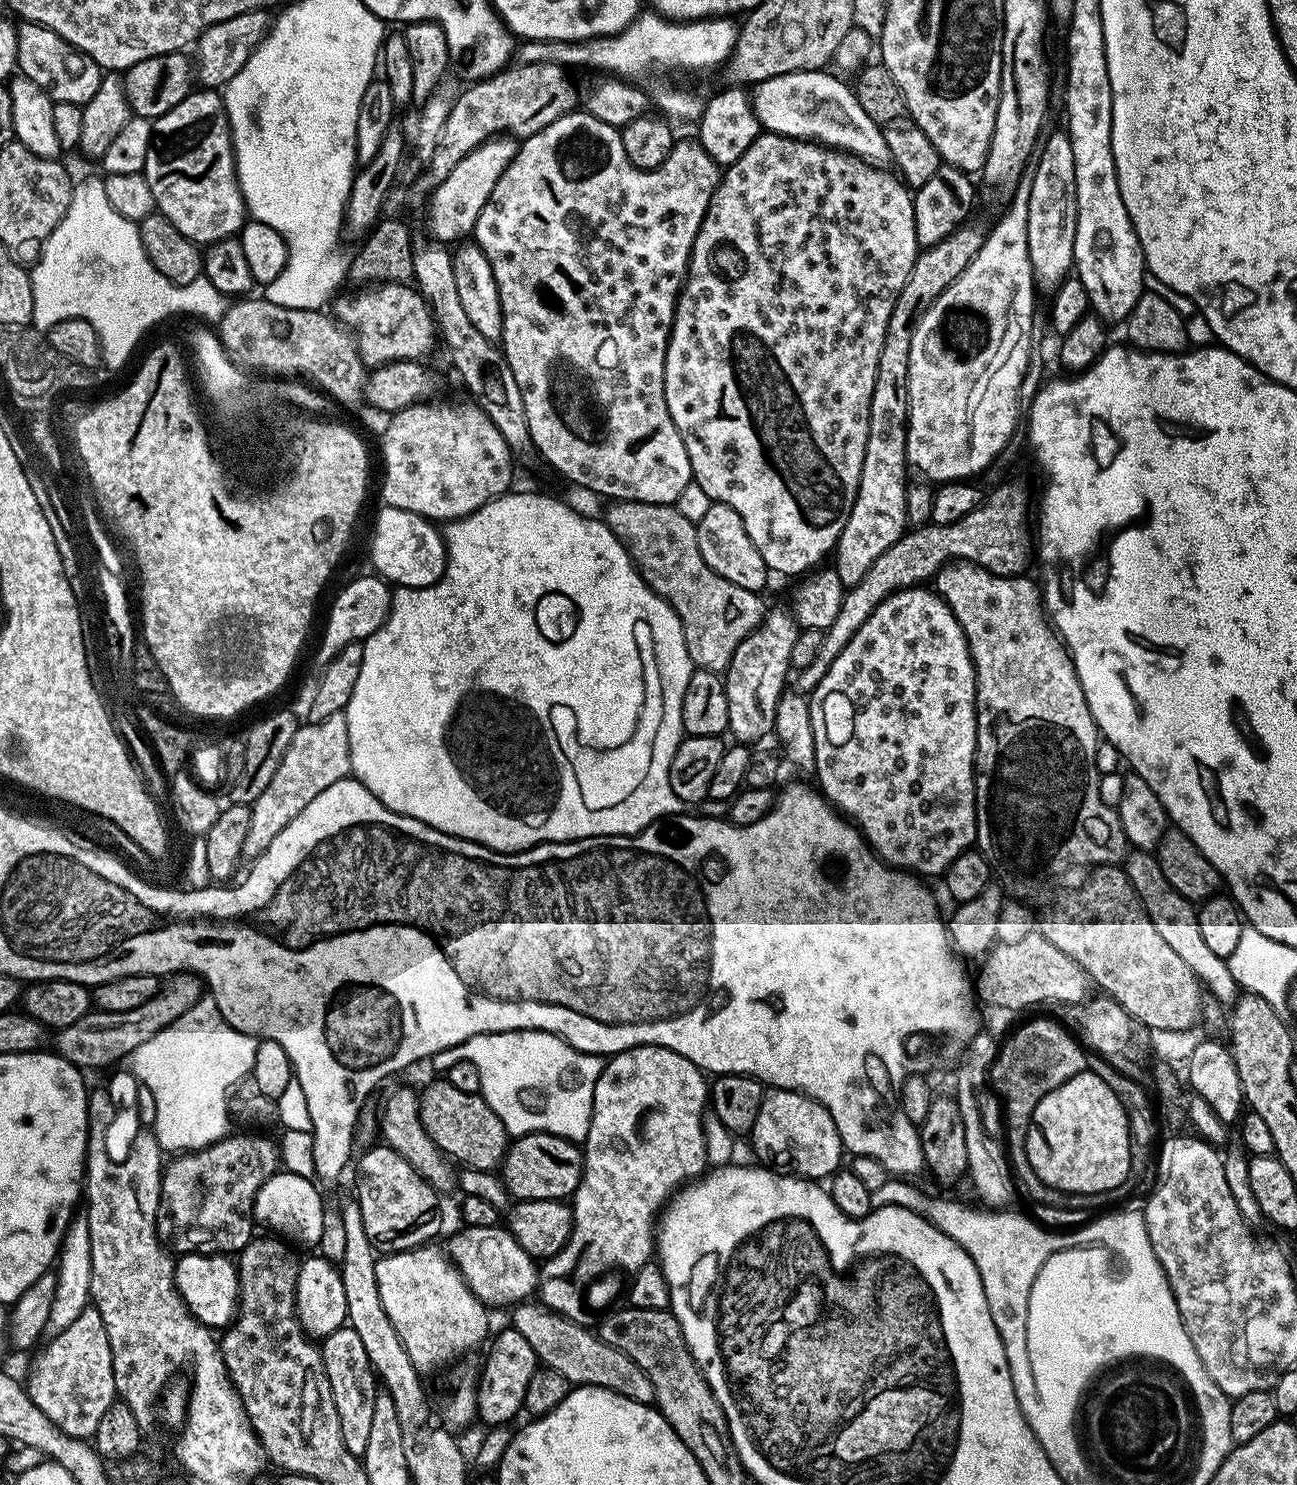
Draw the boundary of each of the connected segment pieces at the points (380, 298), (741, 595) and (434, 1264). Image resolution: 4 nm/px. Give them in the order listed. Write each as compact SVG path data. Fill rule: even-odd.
M377 283L359 290L353 296L335 297L334 316L352 333L362 362L369 369L399 360L423 361L424 355L438 344L438 324L432 310L411 283Z
M618 500L607 506L606 523L609 530L624 541L624 547L640 569L644 581L678 614L693 665L696 668L705 668L707 672L727 673L734 650L738 650L738 646L744 643L751 632L757 631L764 620L766 605L760 601L761 597L750 590L742 590L742 586L734 586L734 582L726 582L726 578L714 574L714 570L706 566L702 550L698 550L698 534L693 517L685 514L679 507L633 500Z
M429 1242L405 1252L389 1252L376 1262L378 1292L382 1294L386 1318L394 1322L410 1362L425 1369L458 1359L488 1336L489 1309L471 1292L448 1252L436 1246Z

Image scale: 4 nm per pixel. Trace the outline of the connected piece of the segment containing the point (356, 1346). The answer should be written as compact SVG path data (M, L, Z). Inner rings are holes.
M351 1326L334 1330L334 1334L323 1337L322 1351L326 1374L330 1378L330 1390L334 1394L334 1406L338 1410L338 1422L342 1426L342 1442L350 1454L363 1457L370 1437L370 1424L375 1412L375 1398L378 1393L378 1377L372 1369L370 1358L362 1347L362 1338Z

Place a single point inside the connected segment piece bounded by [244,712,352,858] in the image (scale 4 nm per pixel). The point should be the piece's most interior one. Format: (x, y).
(319, 754)

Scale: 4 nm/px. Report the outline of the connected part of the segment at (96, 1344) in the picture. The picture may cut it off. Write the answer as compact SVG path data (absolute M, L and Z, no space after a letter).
M89 1306L66 1330L47 1342L48 1345L43 1345L44 1353L32 1368L32 1377L26 1380L29 1398L66 1434L79 1440L95 1437L102 1414L117 1399L110 1338L106 1338L102 1314L95 1306Z

